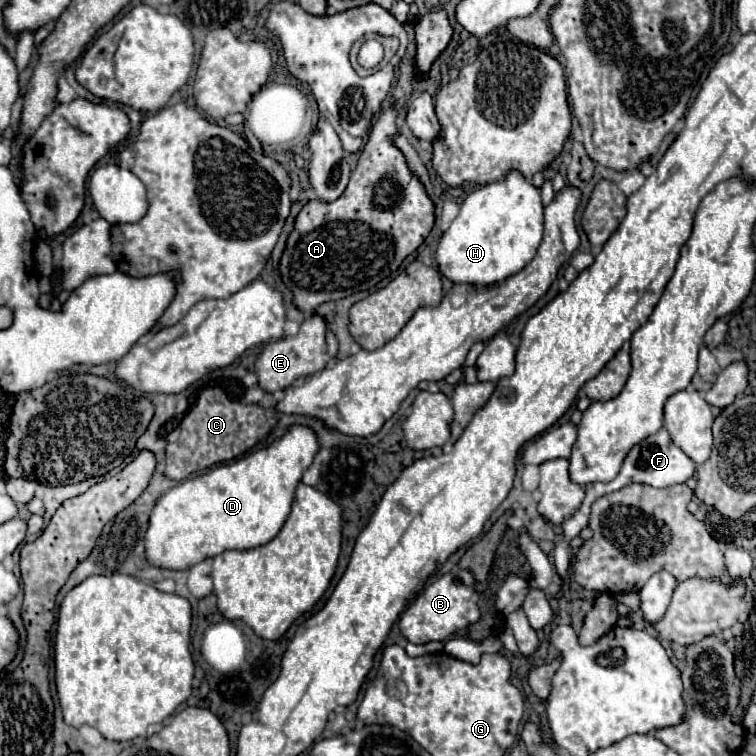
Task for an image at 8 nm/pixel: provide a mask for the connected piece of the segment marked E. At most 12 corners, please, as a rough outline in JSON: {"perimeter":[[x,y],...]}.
{"perimeter":[[311,315],[297,335],[271,341],[255,359],[263,391],[275,393],[327,367],[335,335]]}

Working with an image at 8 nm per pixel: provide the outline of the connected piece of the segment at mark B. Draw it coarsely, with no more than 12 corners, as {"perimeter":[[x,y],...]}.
{"perimeter":[[449,571],[415,597],[399,629],[445,641],[480,618],[475,577]]}

